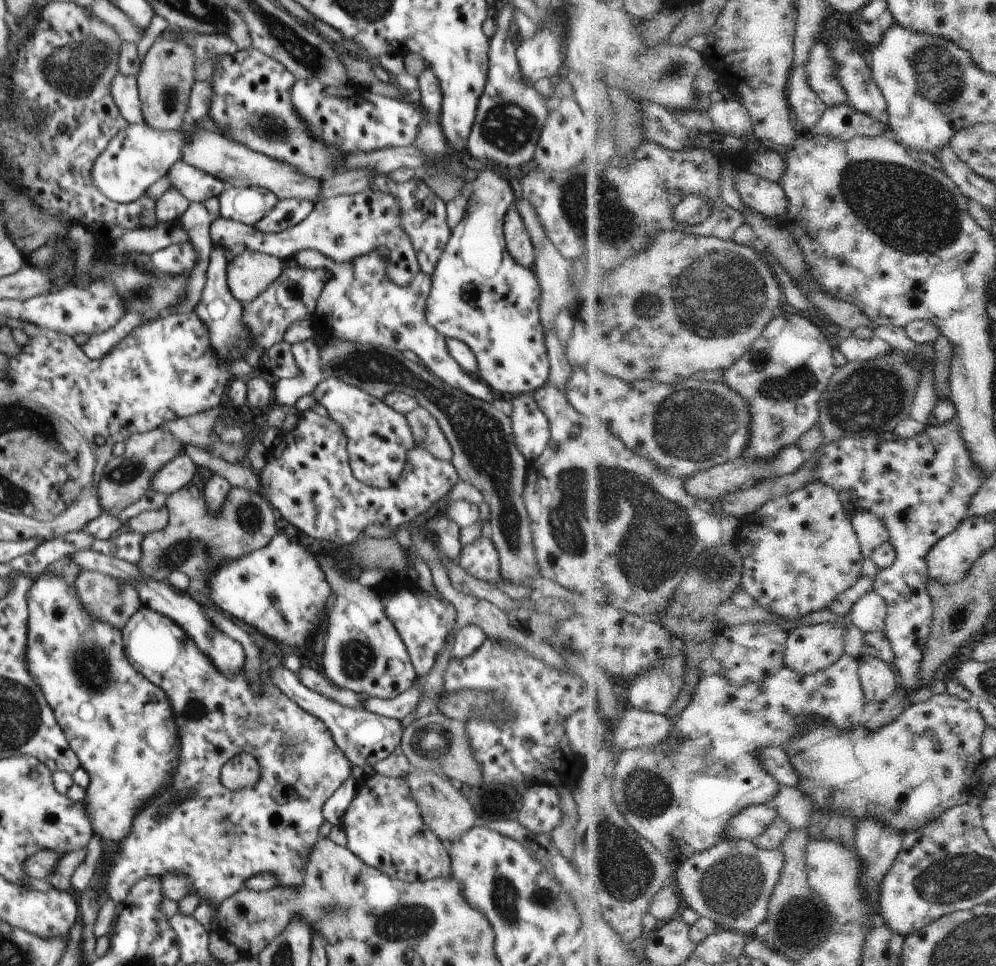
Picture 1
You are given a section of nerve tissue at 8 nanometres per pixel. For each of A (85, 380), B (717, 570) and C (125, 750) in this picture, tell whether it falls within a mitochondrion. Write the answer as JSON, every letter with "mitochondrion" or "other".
{"A":"other","B":"mitochondrion","C":"other"}

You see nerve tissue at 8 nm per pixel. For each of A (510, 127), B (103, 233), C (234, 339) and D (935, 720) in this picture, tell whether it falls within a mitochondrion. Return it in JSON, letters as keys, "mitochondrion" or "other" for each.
{"A":"mitochondrion","B":"other","C":"mitochondrion","D":"other"}

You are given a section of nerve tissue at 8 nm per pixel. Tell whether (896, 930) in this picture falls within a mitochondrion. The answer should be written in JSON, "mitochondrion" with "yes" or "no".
{"mitochondrion":"no"}

